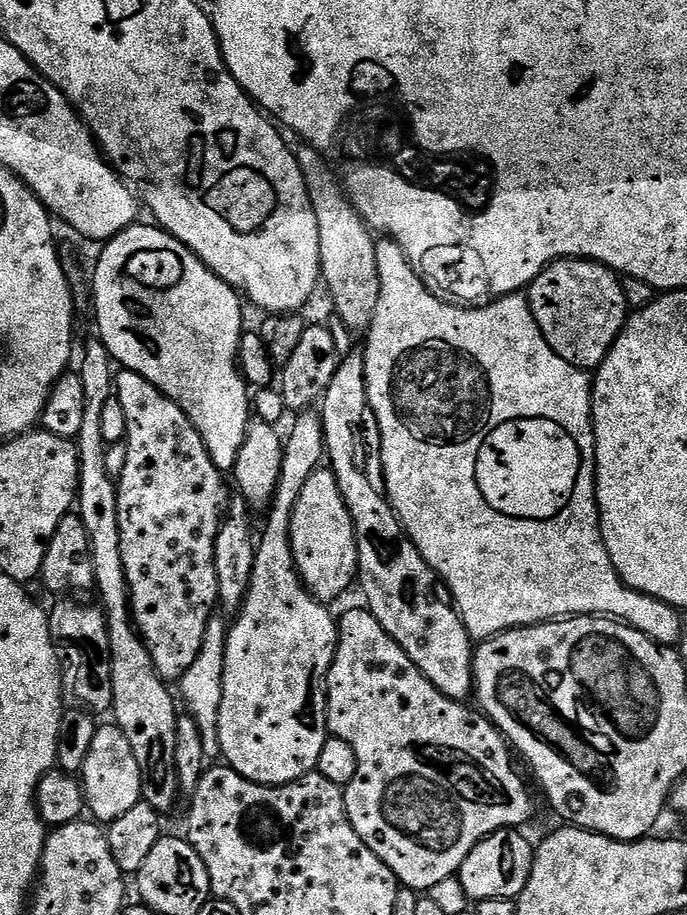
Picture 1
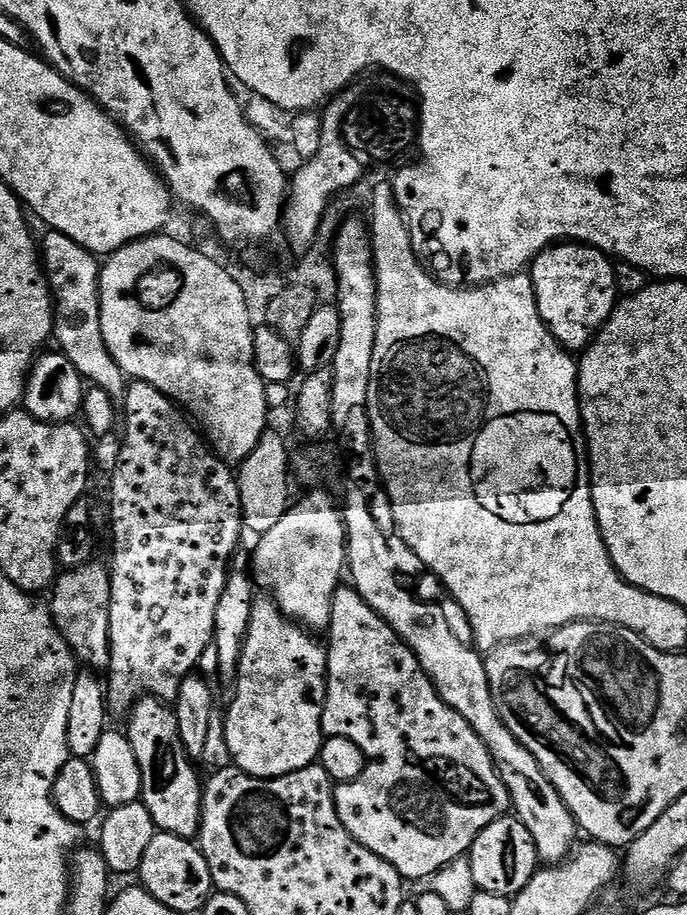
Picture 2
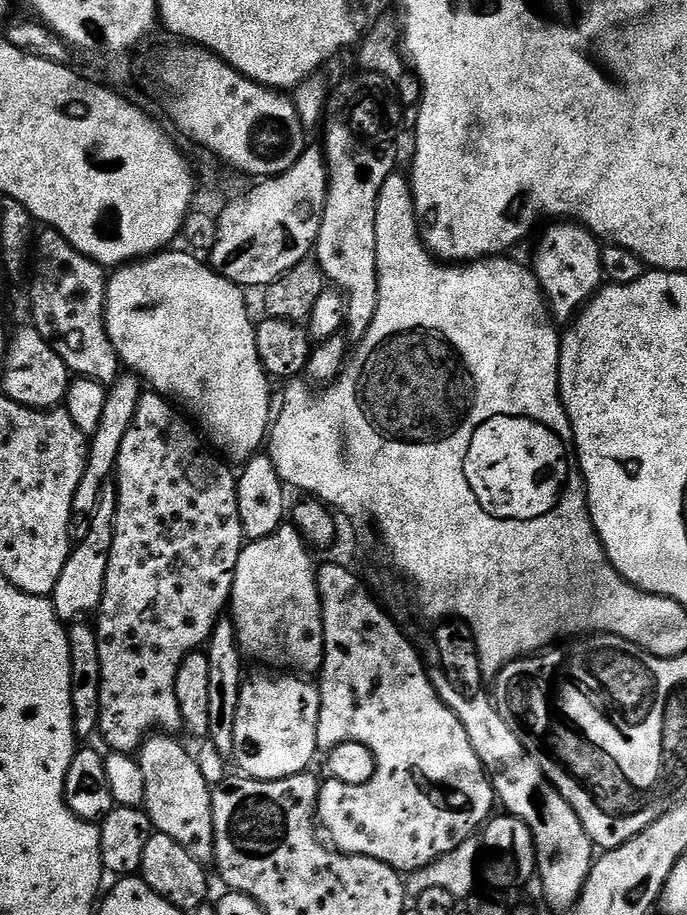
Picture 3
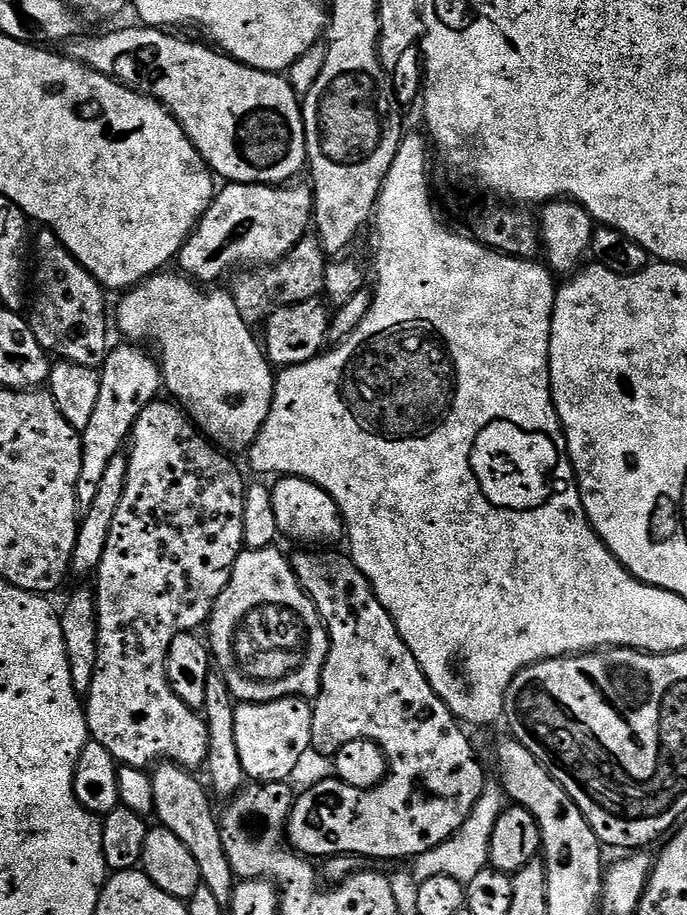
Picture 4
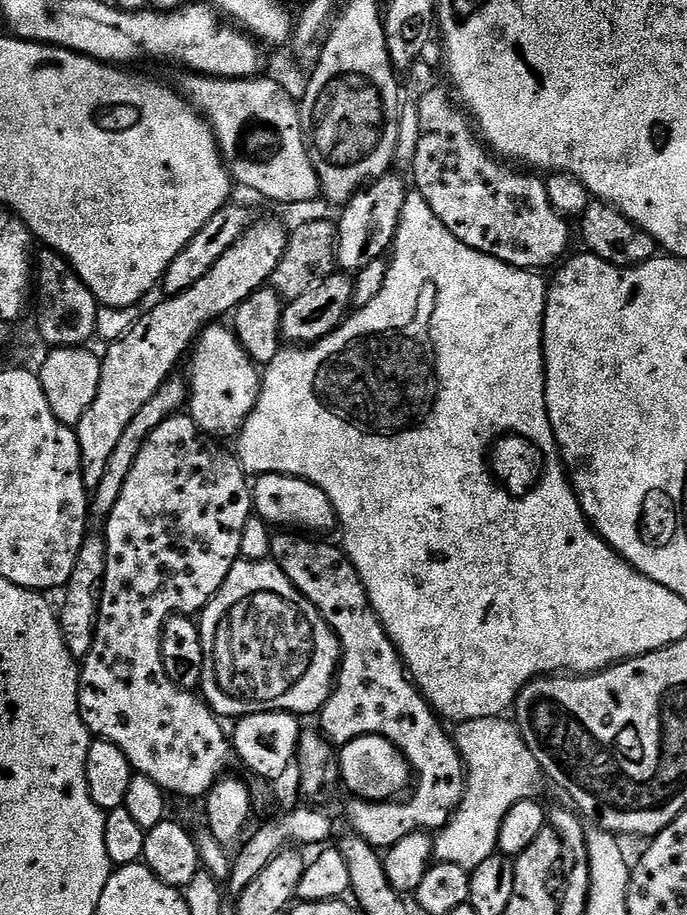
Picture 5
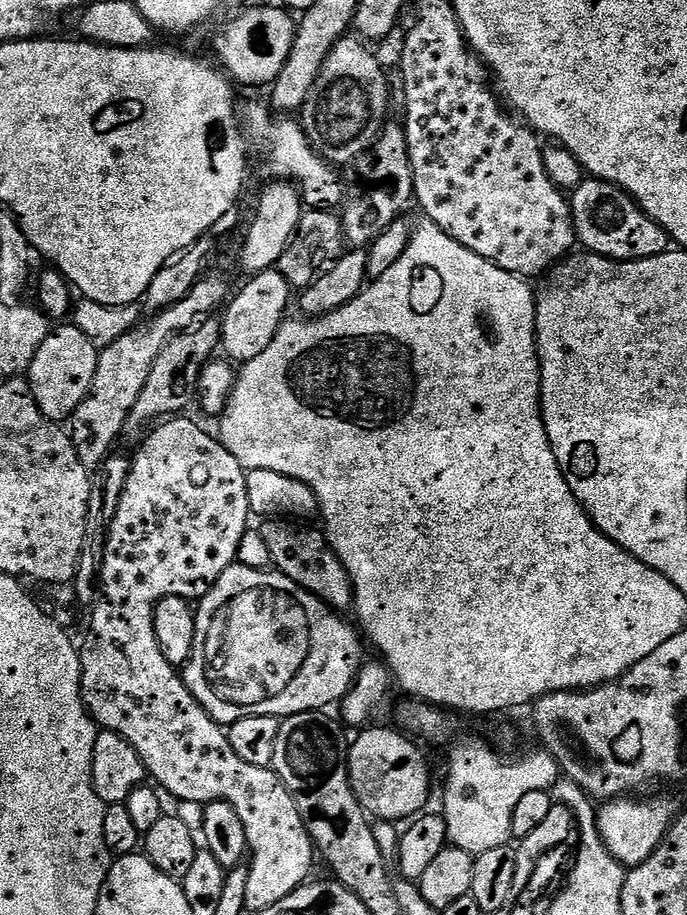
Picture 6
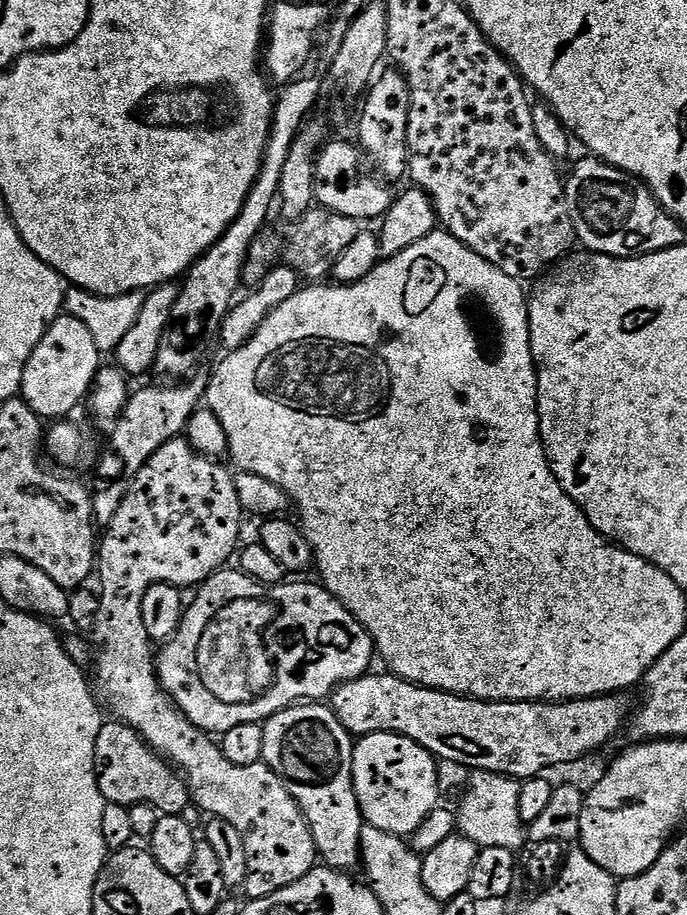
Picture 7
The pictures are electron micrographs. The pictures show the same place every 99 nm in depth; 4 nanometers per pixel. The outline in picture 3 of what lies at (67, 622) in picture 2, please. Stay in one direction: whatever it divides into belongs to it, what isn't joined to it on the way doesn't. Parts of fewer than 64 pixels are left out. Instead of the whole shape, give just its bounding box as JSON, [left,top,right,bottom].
[51,482,118,622]

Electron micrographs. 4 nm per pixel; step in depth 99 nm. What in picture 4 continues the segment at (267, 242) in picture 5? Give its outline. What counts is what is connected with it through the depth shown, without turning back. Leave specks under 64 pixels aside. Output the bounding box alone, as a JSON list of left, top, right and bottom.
[76,342,162,510]

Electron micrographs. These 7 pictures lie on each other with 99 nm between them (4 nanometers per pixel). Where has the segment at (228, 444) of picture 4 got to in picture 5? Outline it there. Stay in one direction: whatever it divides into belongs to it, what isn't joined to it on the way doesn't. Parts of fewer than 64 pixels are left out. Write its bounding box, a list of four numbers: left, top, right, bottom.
[186,322,261,438]

